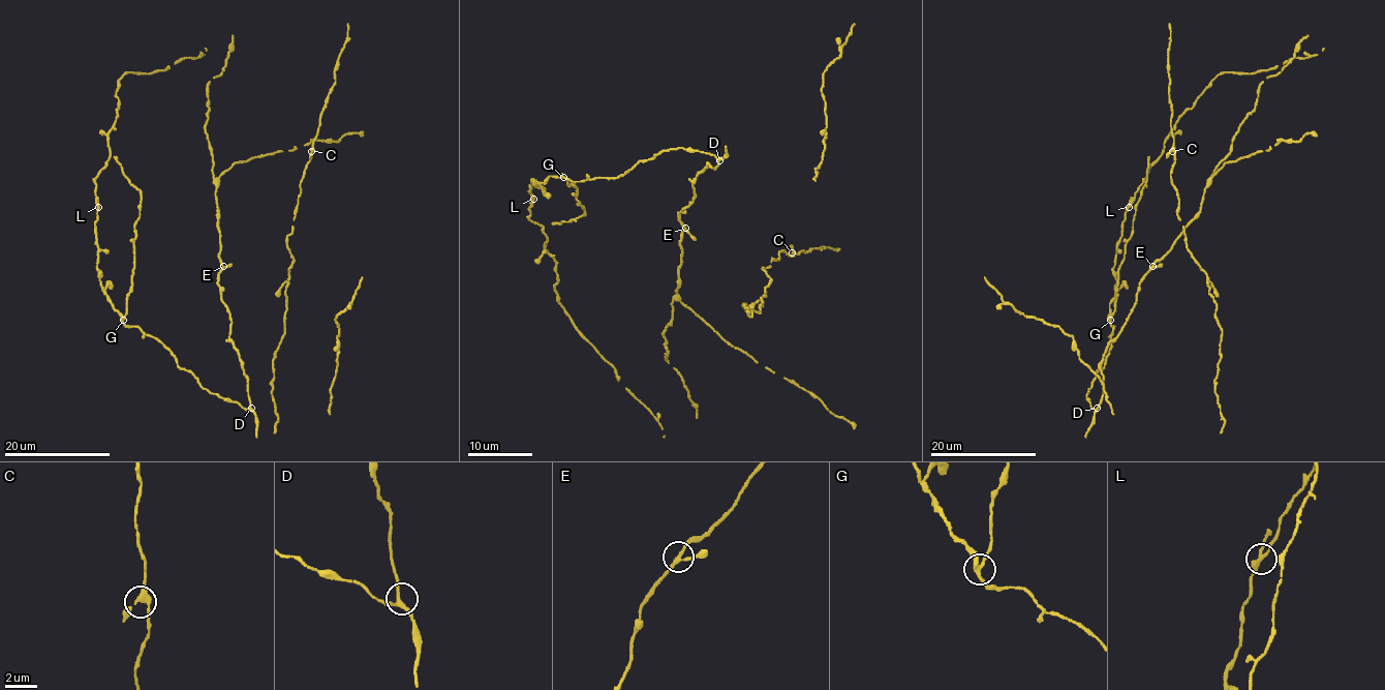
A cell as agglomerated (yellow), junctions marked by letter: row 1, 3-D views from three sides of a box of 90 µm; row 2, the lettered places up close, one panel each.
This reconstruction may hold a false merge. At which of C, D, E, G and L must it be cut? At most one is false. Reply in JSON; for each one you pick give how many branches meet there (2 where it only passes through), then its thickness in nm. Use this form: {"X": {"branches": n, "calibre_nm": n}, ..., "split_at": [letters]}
{"G": {"branches": 3, "calibre_nm": 260}, "split_at": ["G"]}

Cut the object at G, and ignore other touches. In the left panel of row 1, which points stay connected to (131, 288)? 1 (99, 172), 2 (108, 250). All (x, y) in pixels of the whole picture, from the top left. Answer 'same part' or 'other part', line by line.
1: other part
2: other part

